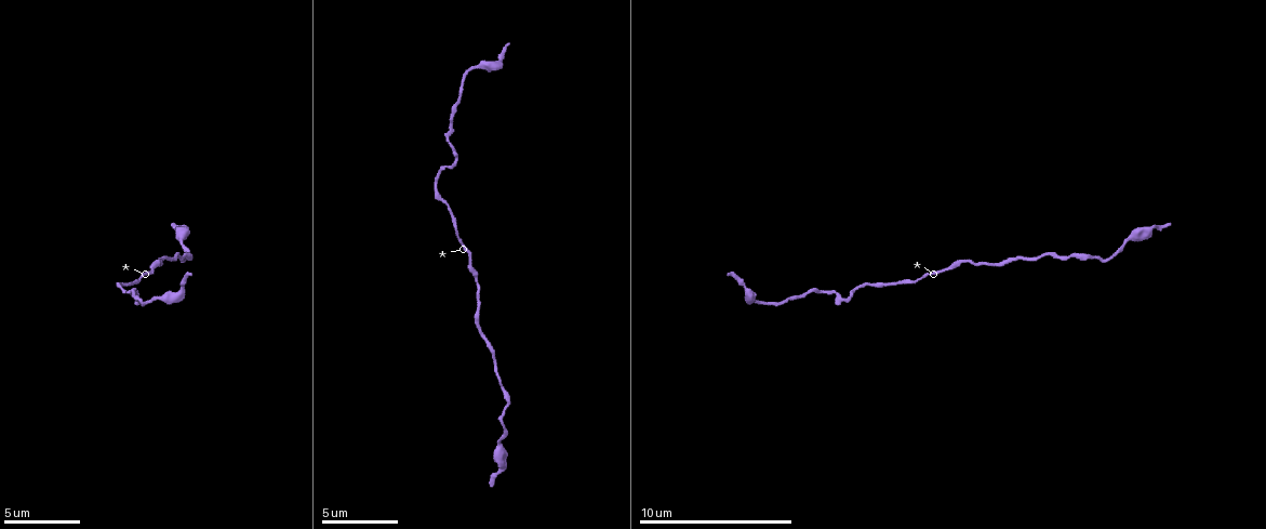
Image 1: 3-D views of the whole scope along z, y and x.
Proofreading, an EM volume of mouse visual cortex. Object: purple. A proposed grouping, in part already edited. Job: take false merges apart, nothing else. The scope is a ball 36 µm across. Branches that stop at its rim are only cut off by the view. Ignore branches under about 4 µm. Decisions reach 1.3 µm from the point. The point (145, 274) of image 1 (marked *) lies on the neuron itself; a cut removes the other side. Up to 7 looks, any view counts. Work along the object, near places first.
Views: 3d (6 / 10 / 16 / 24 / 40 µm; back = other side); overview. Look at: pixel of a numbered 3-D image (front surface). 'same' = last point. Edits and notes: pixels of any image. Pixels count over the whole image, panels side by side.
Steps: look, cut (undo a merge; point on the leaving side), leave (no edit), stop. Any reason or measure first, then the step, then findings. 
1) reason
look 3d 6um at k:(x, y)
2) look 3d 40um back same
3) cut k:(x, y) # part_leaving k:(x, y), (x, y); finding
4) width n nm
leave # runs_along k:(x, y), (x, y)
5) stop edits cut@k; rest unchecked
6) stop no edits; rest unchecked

narrows sharply
look 3d 6um at 1:(478, 297)

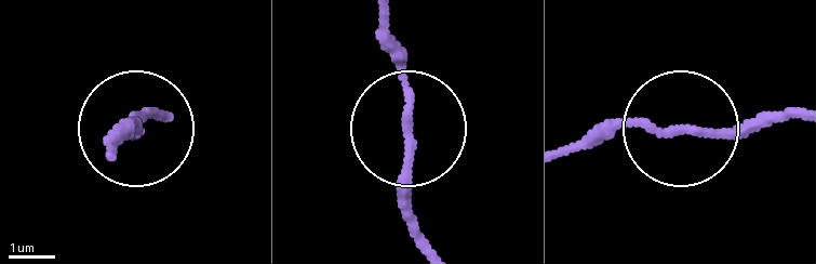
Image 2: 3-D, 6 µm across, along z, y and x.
leave # runs_along 2:(569, 152), (639, 129), (798, 117); continuous, no second neuron

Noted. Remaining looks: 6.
look 3d 10um at 1:(829, 294)

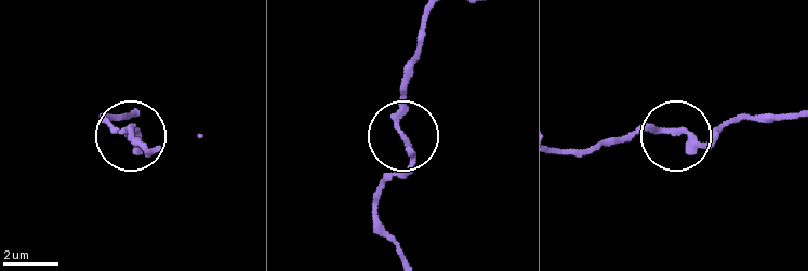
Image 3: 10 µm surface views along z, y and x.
other side
look 3d 10um back at 3:(401, 132)

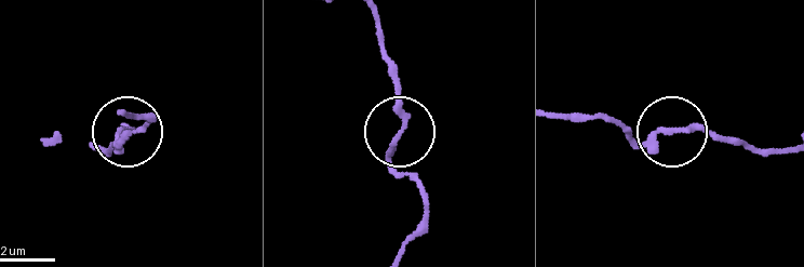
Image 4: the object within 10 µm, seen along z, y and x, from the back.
leave # runs_along 4:(400, 248), (426, 199), (391, 157), (404, 116), (398, 69); continuous, no second neuron

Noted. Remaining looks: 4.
thick turns thin
look 3d 6um at 1:(505, 408)

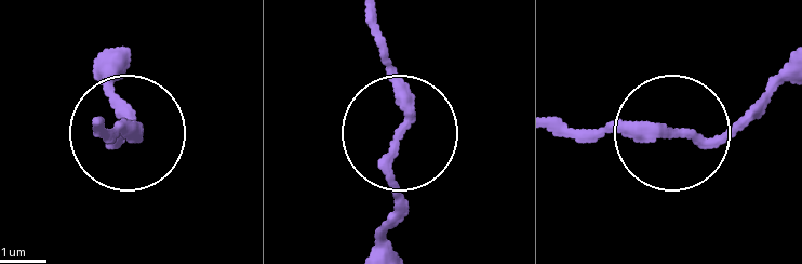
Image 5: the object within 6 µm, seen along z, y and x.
leave # runs_along 5:(368, 24), (402, 105), (387, 245); all the same neuron

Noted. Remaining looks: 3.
thick turns thin
look 3d 6um at 1:(152, 299)

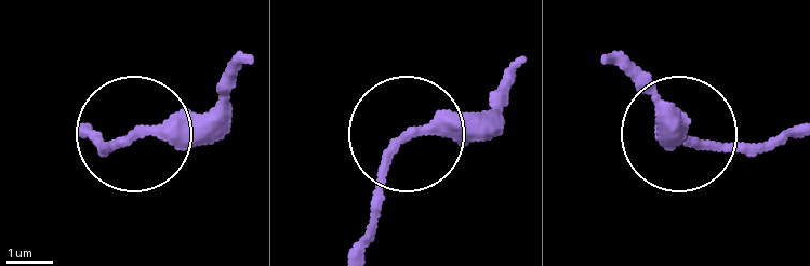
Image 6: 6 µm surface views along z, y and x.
look 3d 6um back at 6:(130, 135)

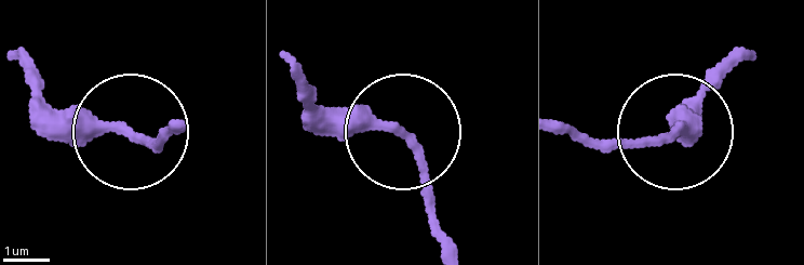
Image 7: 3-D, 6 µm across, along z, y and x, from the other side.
leave # runs_along 7:(446, 248), (412, 143), (342, 132), (310, 113); one neuron here

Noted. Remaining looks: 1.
stop no edits; rest unchecked

